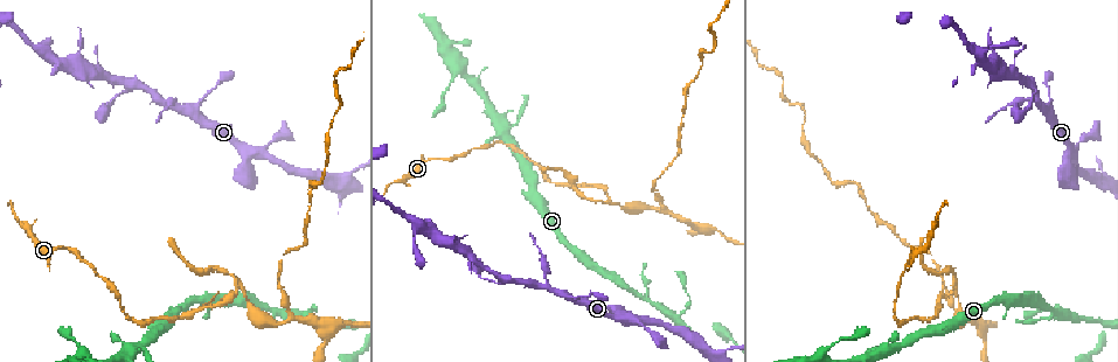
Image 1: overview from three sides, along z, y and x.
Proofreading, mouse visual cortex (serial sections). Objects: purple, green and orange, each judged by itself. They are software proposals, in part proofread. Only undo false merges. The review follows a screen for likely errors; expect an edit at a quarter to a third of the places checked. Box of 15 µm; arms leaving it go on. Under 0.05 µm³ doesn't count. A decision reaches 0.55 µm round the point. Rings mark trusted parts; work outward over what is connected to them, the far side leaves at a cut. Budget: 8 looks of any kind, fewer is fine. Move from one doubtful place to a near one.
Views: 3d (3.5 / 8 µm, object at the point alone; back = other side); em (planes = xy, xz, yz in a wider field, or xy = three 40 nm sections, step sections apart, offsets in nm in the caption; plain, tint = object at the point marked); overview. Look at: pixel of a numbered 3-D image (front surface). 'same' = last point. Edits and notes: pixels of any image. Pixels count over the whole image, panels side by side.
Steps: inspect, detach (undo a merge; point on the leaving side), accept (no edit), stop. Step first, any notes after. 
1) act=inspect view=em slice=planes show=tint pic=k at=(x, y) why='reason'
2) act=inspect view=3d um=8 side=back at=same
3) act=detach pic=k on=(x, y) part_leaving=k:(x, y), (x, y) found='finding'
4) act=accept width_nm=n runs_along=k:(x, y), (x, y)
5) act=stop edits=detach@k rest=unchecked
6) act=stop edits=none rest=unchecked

act=inspect view=3d um=3.5 side=back pic=1 at=(1047, 115) why='three-way junction'

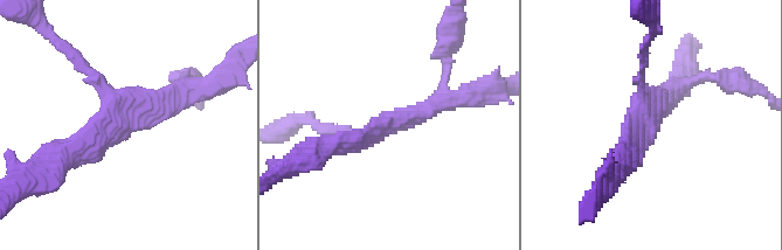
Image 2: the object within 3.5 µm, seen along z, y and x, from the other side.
act=inspect view=em slice=xy step=2 show=tint pic=2 at=(114, 120) why='shape alone is not enough'

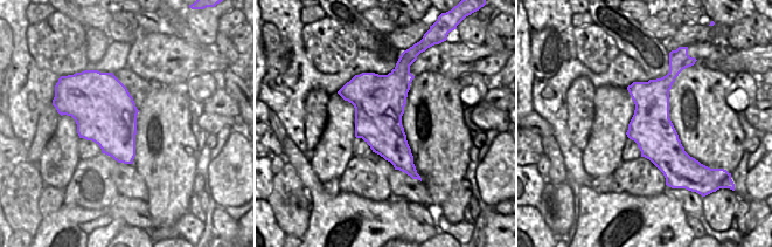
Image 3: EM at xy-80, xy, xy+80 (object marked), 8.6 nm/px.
act=accept arm_widths_nm=150,300,300 found='one cell here'

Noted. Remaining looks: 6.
act=inspect view=3d um=8 pic=1 at=(952, 290) why='three-way junction'

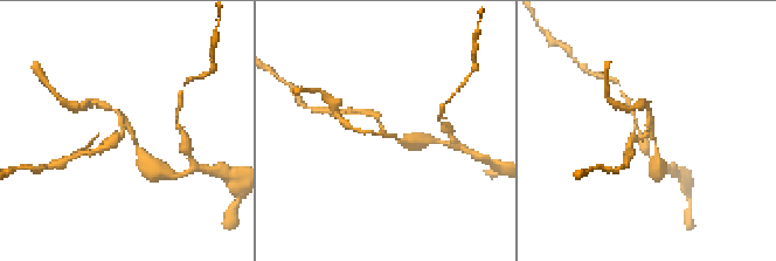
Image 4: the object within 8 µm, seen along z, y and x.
act=inspect view=3d um=3.5 pic=4 at=(645, 132)

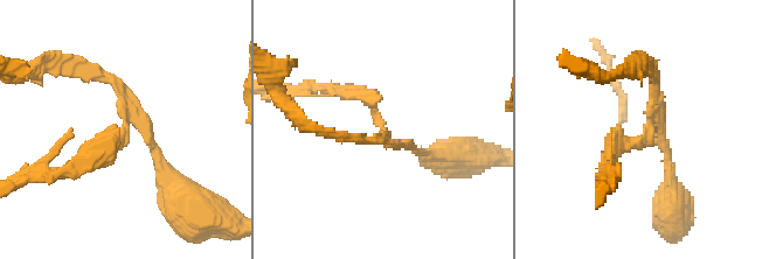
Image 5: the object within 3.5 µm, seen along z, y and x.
act=inspect view=em slice=xy step=1 show=tint pic=5 at=(648, 128) arms=3 arm_widths_nm=150,150,200 why='now the EM'

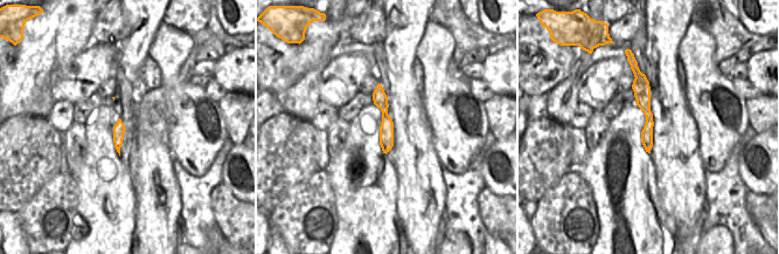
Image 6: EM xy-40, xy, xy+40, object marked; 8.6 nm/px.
act=detach pic=5 on=(119, 84) found='two cells meet here'

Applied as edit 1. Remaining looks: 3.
act=inspect view=3d um=3.5 pic=1 at=(506, 133) why='two arms in line, one across'

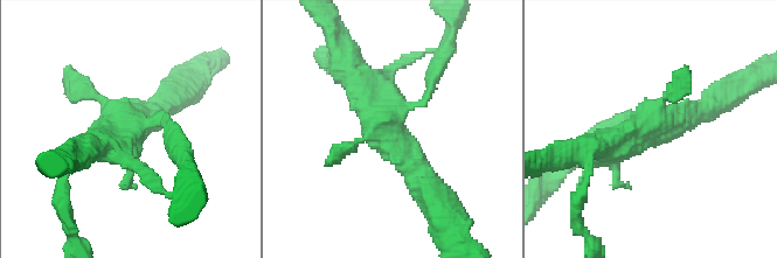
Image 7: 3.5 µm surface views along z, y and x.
act=inspect view=em slice=xy step=3 show=tint pic=7 at=(387, 122)

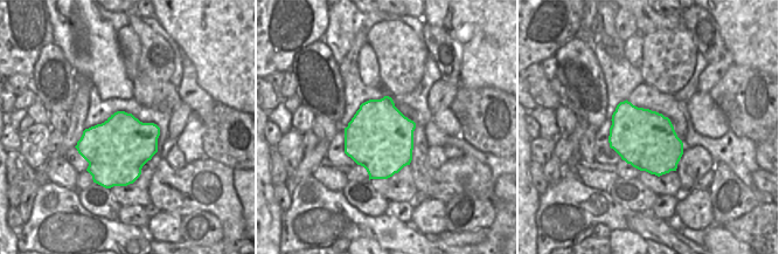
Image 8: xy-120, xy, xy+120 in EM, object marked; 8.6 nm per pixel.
act=inspect view=em slice=planes show=tint at=same

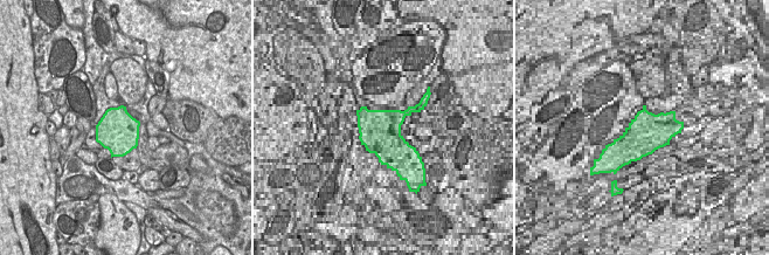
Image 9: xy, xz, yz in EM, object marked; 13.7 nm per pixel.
act=accept runs_along=7:(423, 187), (348, 67) found='continuous, no second cell'

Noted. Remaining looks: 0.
act=stop edits=detach@5 rest=unchecked

